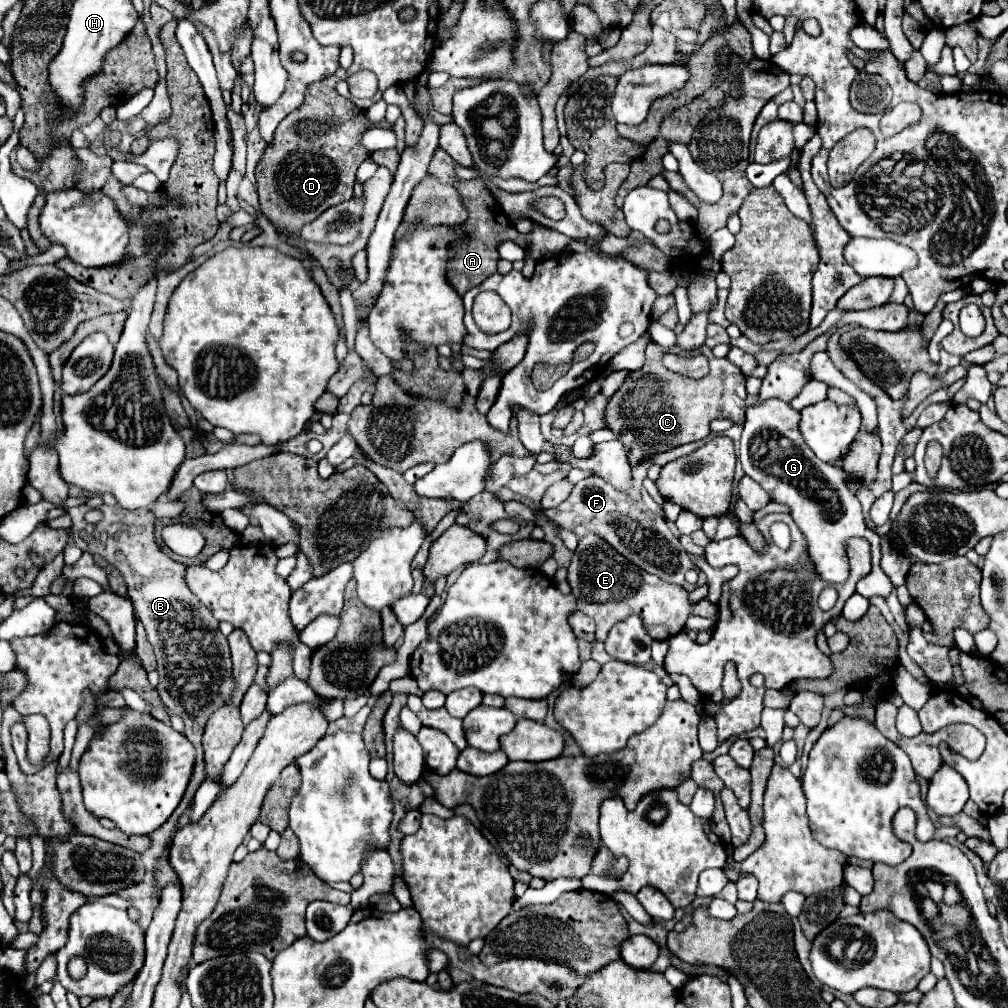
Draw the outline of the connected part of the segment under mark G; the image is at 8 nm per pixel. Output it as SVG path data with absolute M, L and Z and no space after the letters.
M766 400L746 410L746 424L740 442L740 462L746 476L750 476L764 490L768 490L774 502L792 508L792 518L808 540L810 558L822 580L830 584L846 582L850 576L846 540L852 536L866 538L872 546L872 572L856 584L856 592L866 598L886 598L892 590L892 582L880 568L880 536L866 526L862 506L856 494L848 490L842 468L818 460L816 454L804 444L804 438L798 430L800 414L796 414L796 410L788 406L790 404L782 400Z

